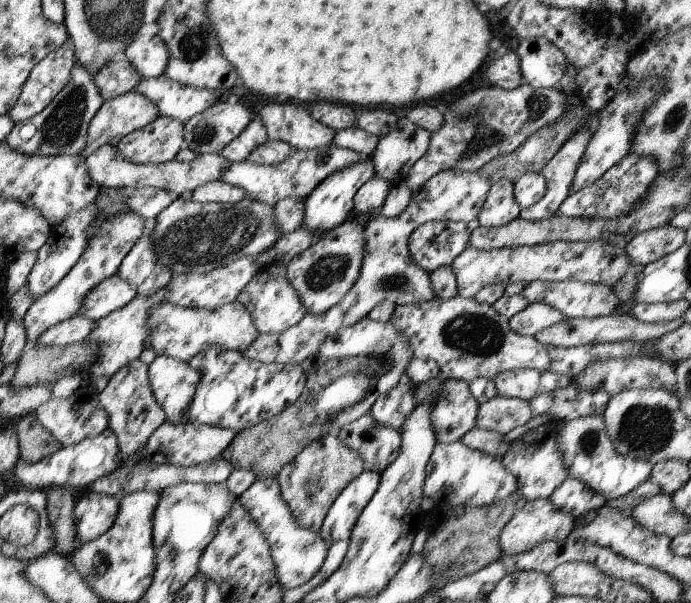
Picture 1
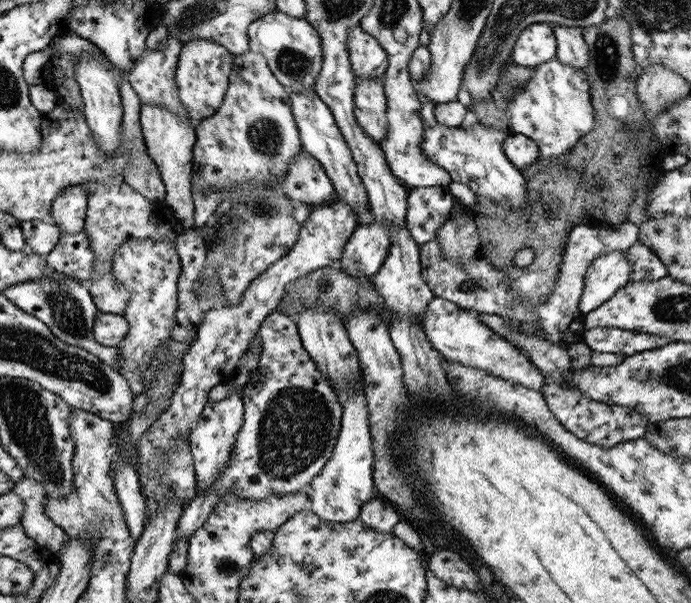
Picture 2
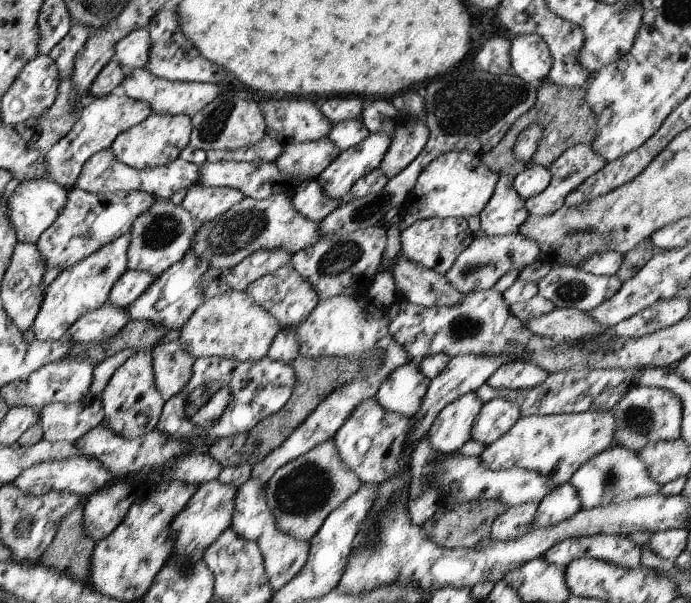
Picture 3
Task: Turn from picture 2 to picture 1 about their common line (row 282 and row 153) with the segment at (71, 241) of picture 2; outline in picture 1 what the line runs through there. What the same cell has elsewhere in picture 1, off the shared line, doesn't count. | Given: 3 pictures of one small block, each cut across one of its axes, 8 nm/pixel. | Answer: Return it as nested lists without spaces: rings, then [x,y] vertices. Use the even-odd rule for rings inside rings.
[[[136,89],[126,94],[112,98],[109,101],[103,101],[102,106],[90,121],[85,150],[82,155],[87,156],[95,152],[96,149],[102,148],[104,145],[117,145],[128,134],[143,129],[145,126],[151,125],[158,117],[159,107],[153,103],[151,99],[143,95]]]

